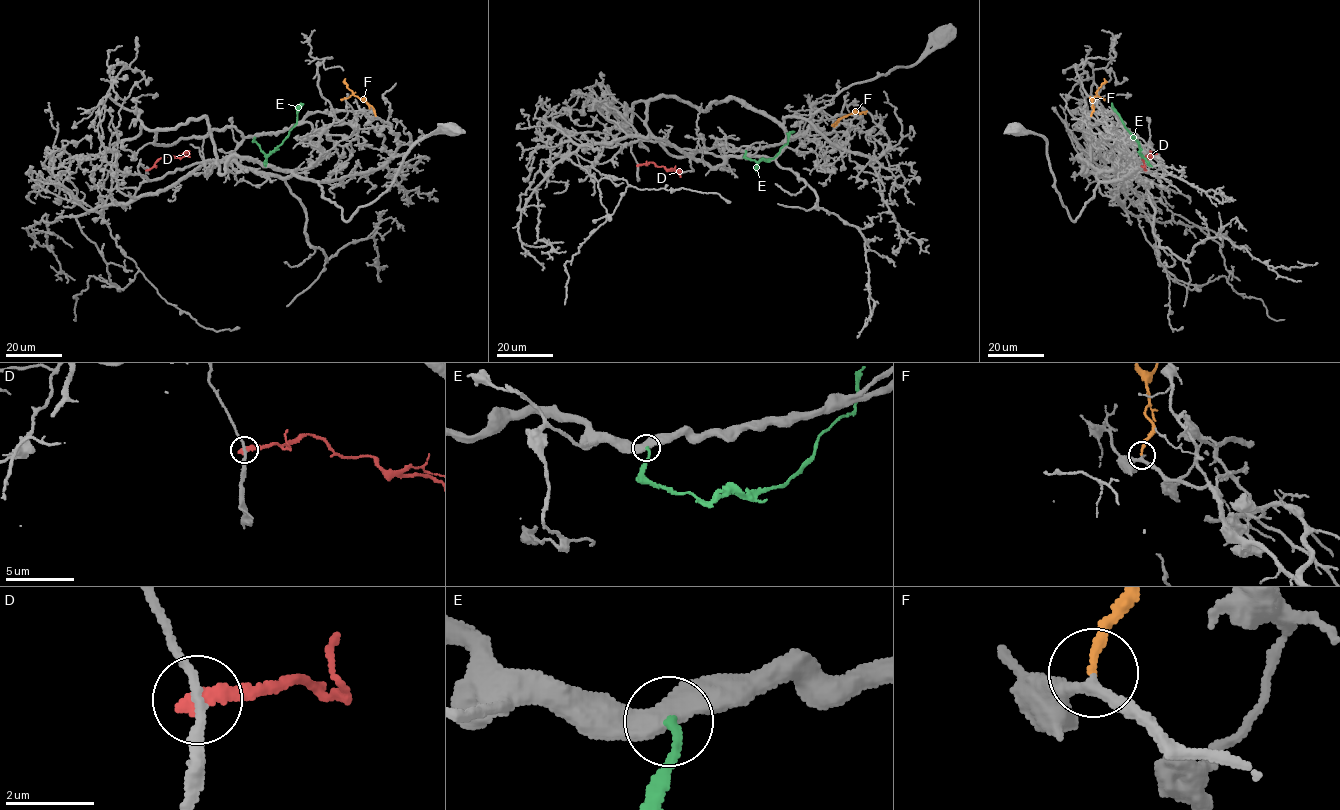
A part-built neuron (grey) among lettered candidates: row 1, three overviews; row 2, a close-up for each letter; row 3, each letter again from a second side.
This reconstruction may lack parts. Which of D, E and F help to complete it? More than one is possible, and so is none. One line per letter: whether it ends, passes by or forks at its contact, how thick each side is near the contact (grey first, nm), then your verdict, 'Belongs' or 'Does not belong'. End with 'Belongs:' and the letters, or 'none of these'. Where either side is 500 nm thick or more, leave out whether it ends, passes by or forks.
D: It ends there. Thickness 200 nm (grey) against 340 nm. Does not belong
E: It ends there. Thickness 480 nm (grey) against 190 nm. Does not belong
F: It ends there. Thickness 240 nm (grey) against 200 nm. Belongs
Belongs: F

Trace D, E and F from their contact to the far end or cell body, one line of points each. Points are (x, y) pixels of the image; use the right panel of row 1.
D: (1145, 170), (1142, 158), (1157, 154)
E: (1130, 137), (1137, 142), (1142, 154), (1137, 141), (1111, 103)
F: (1091, 116), (1092, 101), (1104, 78)

